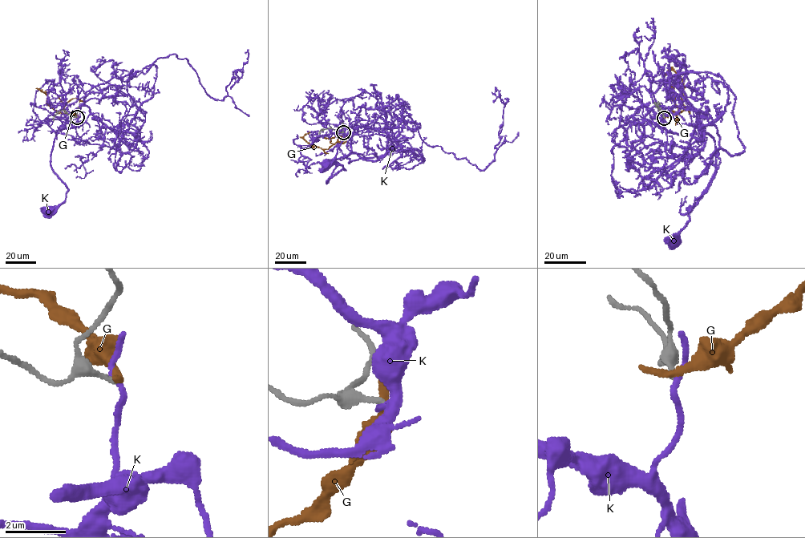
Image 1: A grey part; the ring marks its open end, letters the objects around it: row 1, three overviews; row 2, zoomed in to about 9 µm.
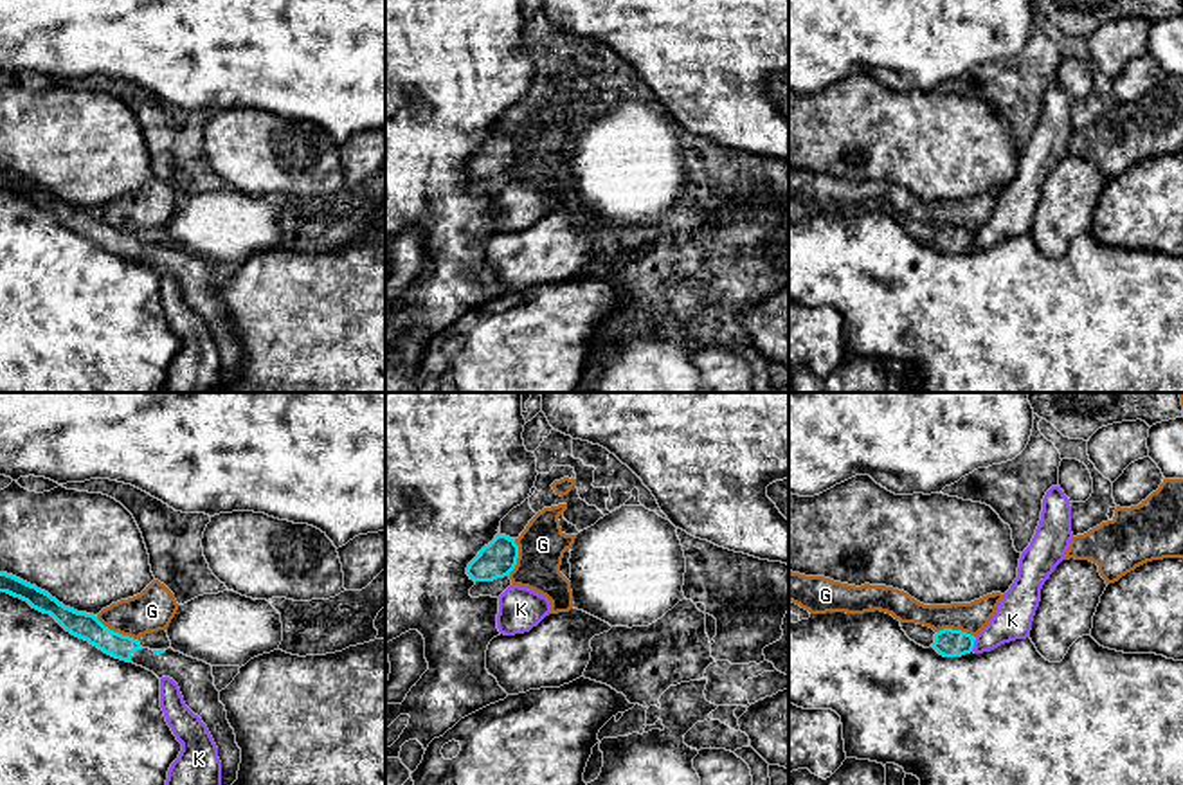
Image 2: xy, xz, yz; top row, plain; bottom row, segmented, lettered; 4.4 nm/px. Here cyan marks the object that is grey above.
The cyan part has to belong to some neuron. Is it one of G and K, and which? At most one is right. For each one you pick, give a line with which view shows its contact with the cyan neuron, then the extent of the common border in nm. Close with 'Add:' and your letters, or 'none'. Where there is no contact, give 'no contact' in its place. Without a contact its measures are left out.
Add: none

